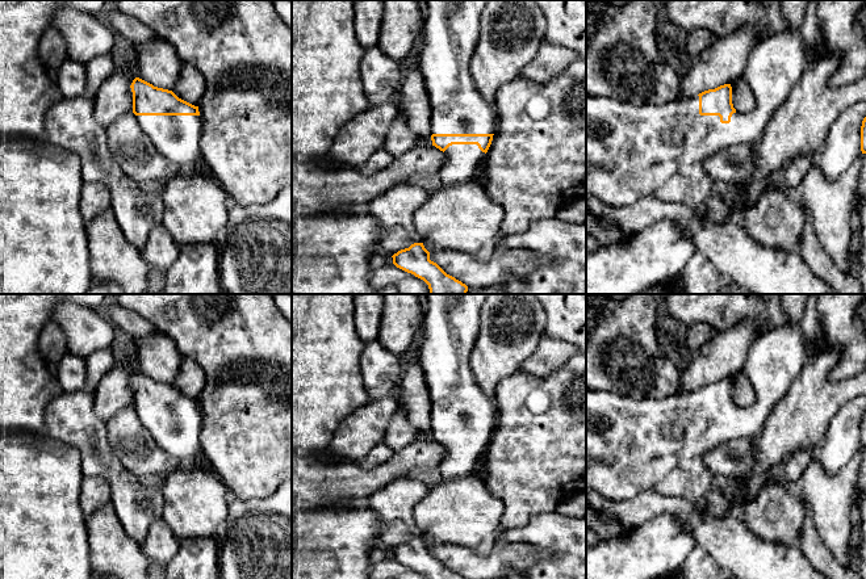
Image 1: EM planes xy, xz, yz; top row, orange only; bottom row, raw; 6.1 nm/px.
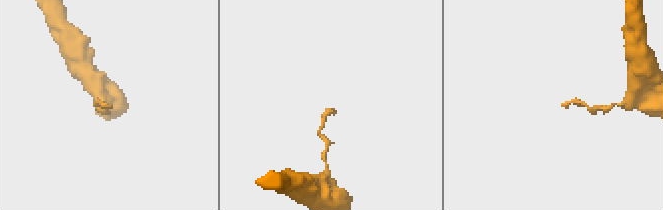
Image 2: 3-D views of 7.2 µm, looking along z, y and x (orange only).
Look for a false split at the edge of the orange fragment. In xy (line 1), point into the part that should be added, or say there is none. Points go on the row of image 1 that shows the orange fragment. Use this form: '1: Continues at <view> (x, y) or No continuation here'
1: Continues at xy (178, 138)

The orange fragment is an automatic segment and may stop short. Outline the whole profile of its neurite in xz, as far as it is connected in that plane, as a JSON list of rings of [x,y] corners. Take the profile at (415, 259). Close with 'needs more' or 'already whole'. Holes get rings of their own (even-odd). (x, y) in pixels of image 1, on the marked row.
[[[414,243],[393,256],[393,264],[423,280],[430,294],[467,294],[468,286],[447,274],[436,263],[430,260],[430,252],[423,243]]] | already whole

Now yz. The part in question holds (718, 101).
[[[799,30],[758,42],[742,76],[756,98],[754,109],[745,114],[733,108],[731,84],[664,105],[633,105],[586,95],[586,192],[615,207],[631,206],[654,196],[681,167],[702,164],[731,146],[753,146],[816,54],[819,50],[809,49]]] | needs more

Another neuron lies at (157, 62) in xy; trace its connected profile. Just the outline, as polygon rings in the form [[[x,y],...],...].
[[[158,38],[134,45],[134,51],[133,70],[137,77],[154,87],[172,91],[183,67],[175,46]]]

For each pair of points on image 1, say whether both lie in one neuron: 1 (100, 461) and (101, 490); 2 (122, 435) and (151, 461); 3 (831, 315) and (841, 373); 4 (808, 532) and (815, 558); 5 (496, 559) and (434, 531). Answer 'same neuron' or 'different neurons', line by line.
1: different neurons
2: same neuron
3: same neuron
4: same neuron
5: different neurons

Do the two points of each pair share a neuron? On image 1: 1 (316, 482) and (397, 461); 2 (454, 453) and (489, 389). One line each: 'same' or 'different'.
1: same
2: different

